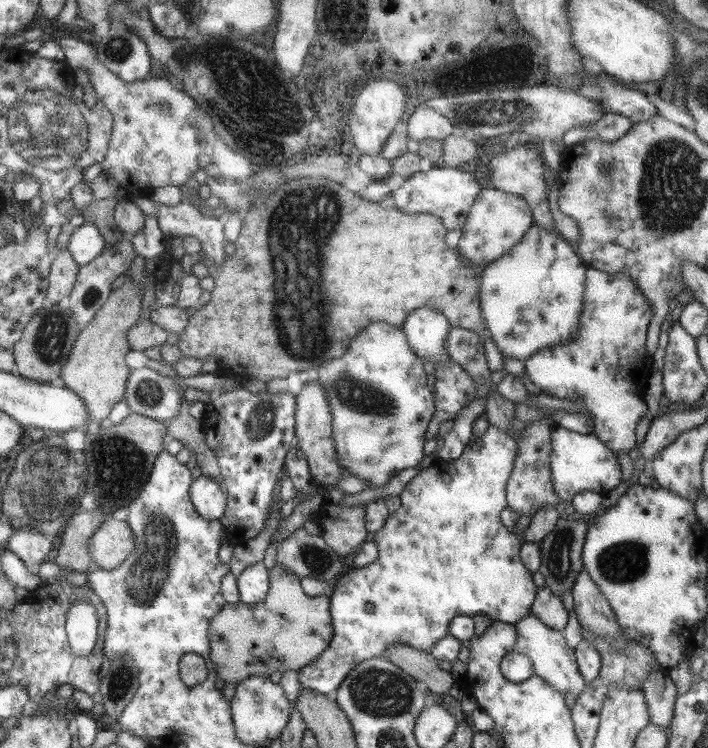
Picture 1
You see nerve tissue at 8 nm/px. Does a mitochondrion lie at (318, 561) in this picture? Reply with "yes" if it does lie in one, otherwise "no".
yes

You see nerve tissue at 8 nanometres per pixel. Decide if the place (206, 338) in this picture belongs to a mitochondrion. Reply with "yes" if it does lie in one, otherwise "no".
no

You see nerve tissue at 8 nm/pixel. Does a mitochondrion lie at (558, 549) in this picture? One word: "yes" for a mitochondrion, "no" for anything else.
yes

